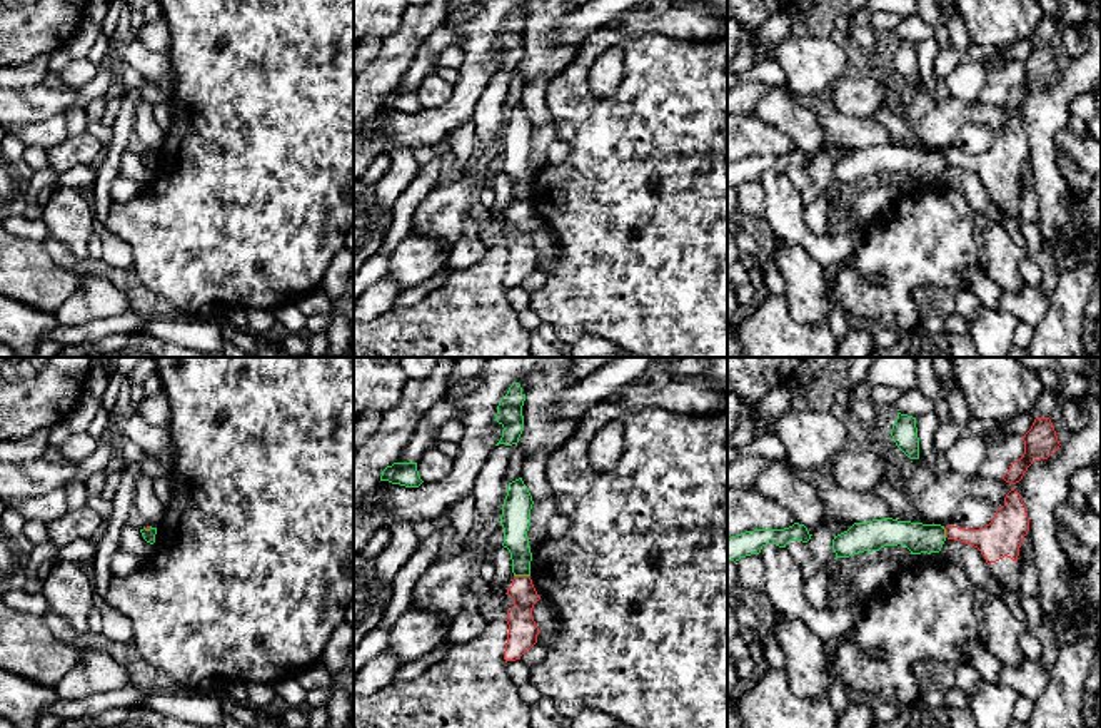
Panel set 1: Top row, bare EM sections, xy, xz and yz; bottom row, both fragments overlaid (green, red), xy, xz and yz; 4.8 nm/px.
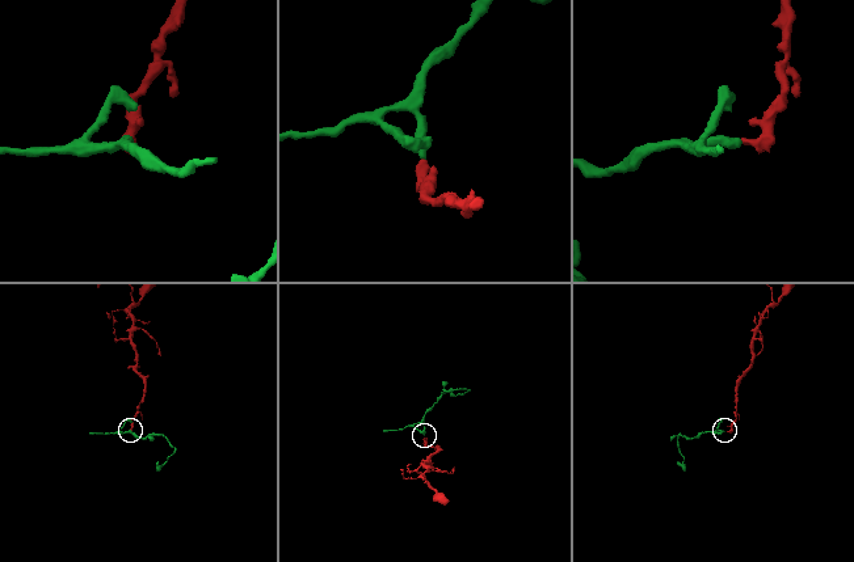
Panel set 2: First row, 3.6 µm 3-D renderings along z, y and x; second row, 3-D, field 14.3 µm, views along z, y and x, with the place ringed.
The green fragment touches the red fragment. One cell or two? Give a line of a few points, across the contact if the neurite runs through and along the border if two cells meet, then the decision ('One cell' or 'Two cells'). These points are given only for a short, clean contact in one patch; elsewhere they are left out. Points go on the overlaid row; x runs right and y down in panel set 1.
Line: xz (514, 575), (529, 576). Two cells

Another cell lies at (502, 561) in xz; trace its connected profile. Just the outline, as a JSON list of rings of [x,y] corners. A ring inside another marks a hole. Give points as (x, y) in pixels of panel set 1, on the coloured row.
[[[504,546],[495,549],[492,563],[495,566],[495,578],[492,583],[489,583],[489,586],[494,593],[497,593],[504,584],[514,579],[512,559],[509,549]]]

